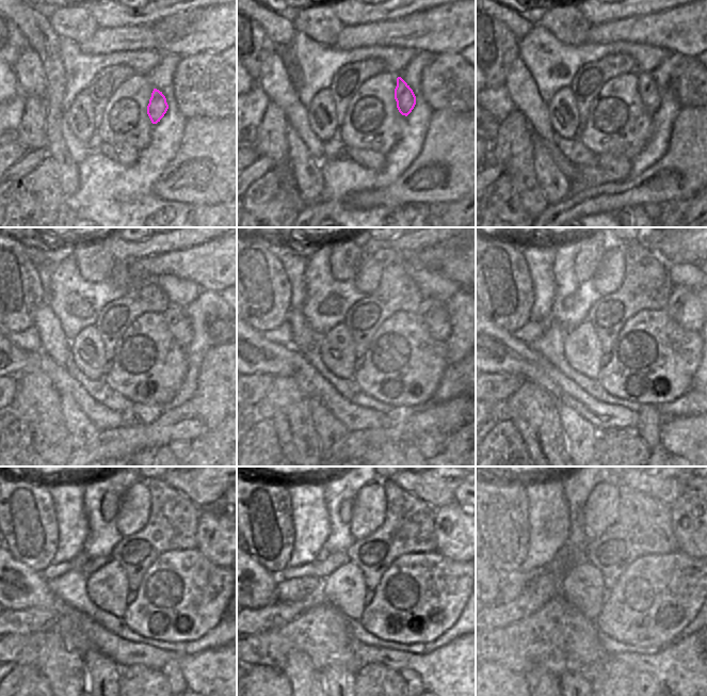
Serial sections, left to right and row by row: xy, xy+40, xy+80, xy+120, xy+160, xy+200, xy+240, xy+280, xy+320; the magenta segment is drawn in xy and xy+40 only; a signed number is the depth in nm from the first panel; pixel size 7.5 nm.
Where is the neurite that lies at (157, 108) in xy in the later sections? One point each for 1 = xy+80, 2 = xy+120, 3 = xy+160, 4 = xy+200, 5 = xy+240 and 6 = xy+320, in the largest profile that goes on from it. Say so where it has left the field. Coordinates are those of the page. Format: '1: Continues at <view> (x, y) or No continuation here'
1: Continues at xy+80 (647, 89)
2: Continues at xy+120 (210, 306)
3: Continues at xy+160 (437, 319)
4: Continues at xy+200 (686, 306)
5: Continues at xy+240 (214, 531)
6: Continues at xy+320 (692, 519).

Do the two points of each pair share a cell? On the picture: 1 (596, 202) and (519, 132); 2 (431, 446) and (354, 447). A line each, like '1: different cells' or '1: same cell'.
1: different cells
2: different cells

